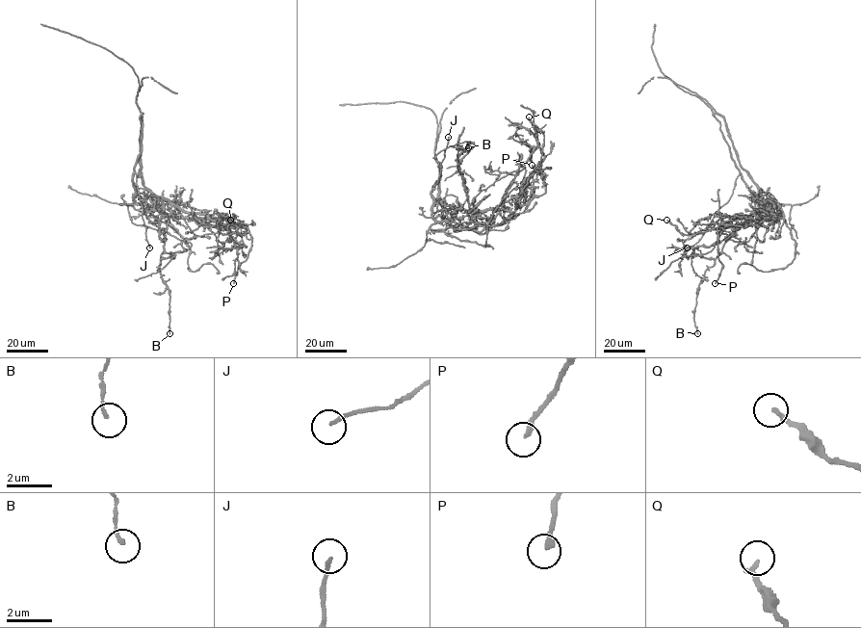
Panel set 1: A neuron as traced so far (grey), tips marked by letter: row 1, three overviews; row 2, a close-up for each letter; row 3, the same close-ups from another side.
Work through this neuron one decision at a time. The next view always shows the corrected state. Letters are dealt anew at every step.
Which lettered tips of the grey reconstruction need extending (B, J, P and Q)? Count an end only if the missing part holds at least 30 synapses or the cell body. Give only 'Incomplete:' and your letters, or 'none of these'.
Incomplete: none of these

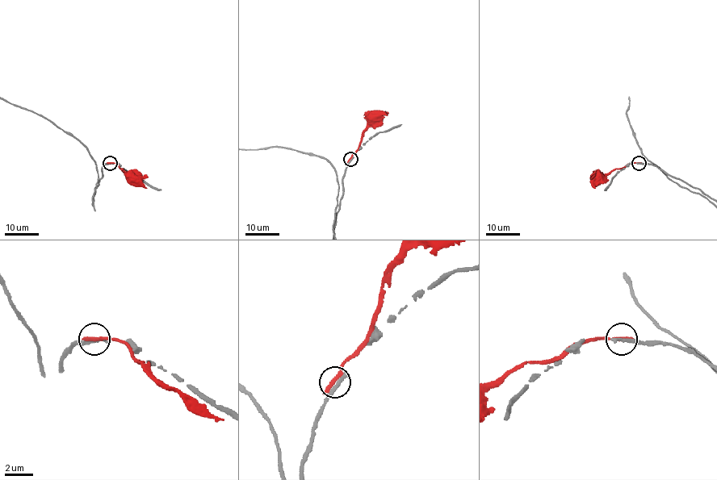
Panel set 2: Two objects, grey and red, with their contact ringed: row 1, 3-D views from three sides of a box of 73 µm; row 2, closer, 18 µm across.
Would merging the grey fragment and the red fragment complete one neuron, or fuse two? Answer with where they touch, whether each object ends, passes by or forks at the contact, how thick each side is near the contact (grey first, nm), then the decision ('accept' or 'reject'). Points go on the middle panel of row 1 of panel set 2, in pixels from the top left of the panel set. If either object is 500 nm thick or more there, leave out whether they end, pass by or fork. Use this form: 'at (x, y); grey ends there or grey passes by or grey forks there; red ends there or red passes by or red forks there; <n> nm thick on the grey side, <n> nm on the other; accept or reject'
at (350, 159); grey ends there; red ends there; 320 nm thick on the grey side, 320 nm on the other; reject

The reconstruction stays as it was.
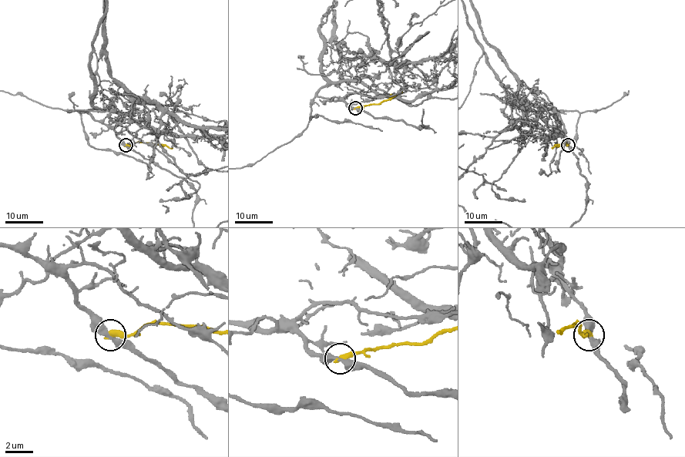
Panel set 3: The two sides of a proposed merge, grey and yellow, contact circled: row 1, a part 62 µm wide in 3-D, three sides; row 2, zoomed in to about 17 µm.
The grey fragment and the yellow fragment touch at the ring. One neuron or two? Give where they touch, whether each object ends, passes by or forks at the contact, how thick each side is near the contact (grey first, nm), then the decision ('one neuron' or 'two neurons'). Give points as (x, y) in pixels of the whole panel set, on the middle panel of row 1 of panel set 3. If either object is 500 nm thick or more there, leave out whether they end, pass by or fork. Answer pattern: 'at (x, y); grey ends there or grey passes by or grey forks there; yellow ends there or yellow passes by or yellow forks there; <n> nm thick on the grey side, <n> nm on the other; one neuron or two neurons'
at (355, 108); grey passes by; yellow ends there; 360 nm thick on the grey side, 440 nm on the other; two neurons

